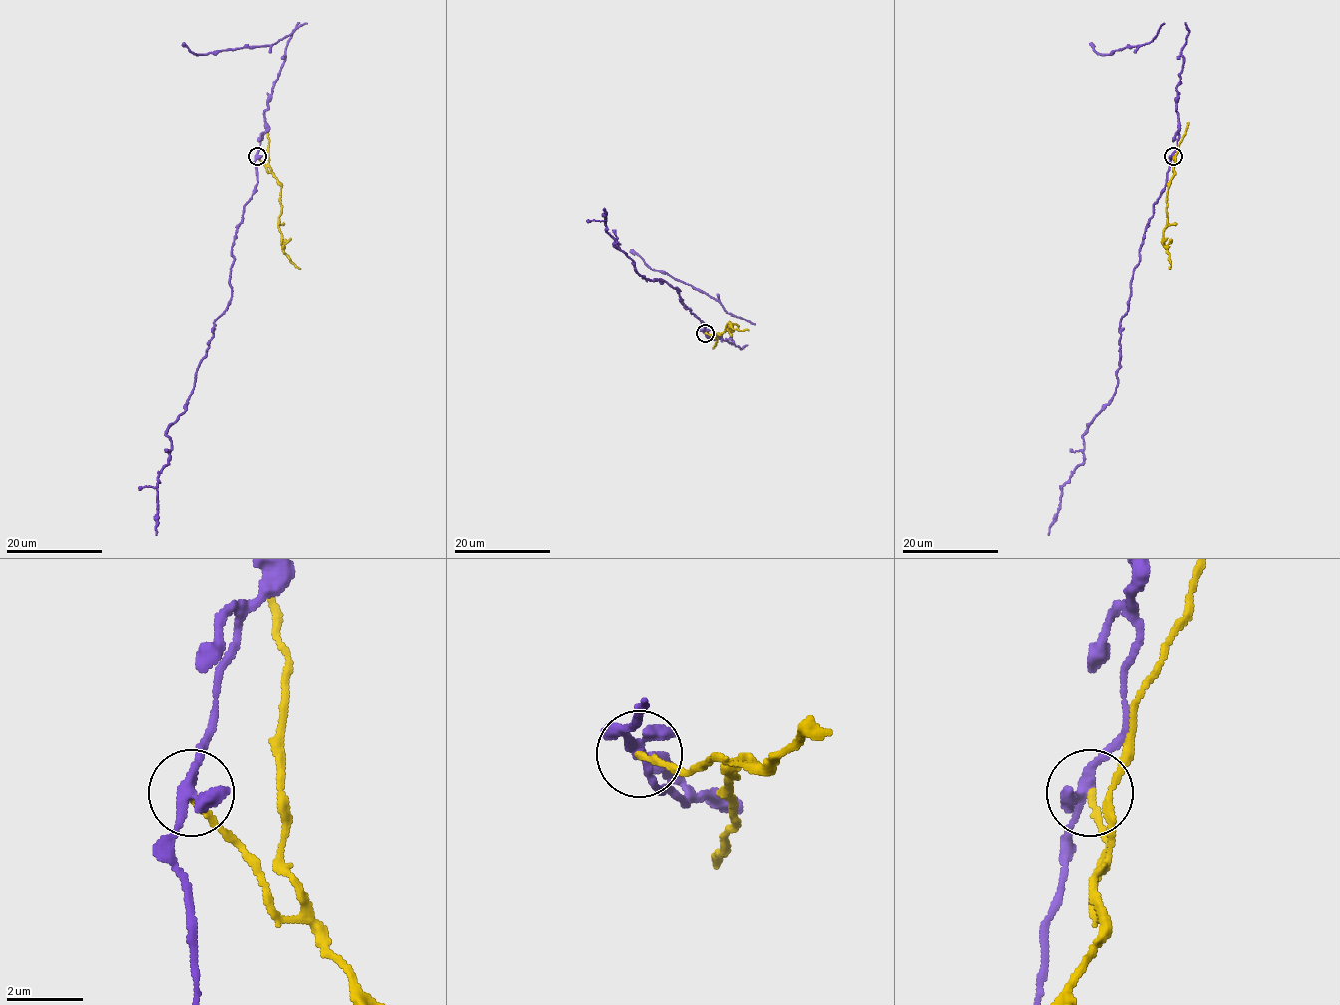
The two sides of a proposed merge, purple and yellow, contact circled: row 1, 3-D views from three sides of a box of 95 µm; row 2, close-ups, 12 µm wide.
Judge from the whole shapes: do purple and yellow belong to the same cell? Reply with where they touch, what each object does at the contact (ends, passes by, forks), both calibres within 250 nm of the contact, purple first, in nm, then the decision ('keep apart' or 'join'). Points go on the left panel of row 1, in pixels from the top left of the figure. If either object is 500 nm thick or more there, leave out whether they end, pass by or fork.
place (257, 156); purple passes by; yellow ends; calibres 320 and 160 nm; keep apart

